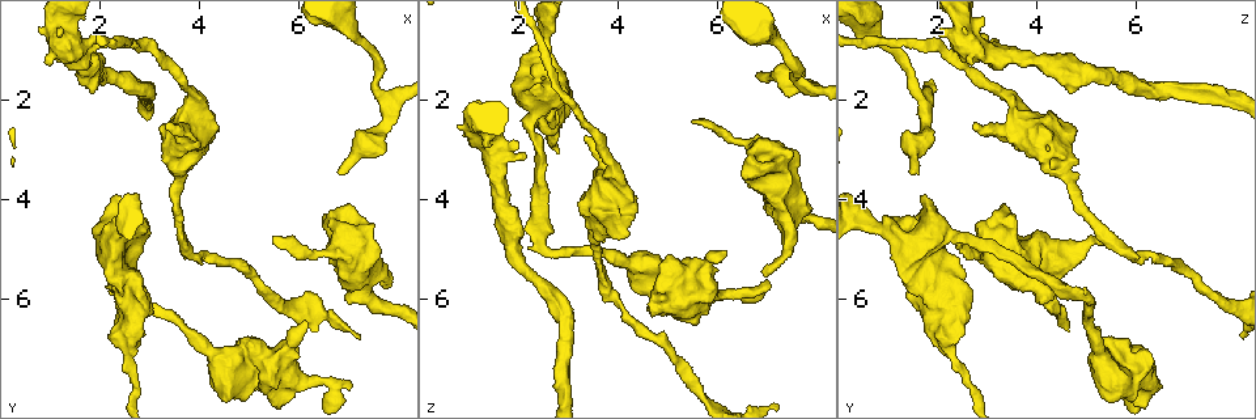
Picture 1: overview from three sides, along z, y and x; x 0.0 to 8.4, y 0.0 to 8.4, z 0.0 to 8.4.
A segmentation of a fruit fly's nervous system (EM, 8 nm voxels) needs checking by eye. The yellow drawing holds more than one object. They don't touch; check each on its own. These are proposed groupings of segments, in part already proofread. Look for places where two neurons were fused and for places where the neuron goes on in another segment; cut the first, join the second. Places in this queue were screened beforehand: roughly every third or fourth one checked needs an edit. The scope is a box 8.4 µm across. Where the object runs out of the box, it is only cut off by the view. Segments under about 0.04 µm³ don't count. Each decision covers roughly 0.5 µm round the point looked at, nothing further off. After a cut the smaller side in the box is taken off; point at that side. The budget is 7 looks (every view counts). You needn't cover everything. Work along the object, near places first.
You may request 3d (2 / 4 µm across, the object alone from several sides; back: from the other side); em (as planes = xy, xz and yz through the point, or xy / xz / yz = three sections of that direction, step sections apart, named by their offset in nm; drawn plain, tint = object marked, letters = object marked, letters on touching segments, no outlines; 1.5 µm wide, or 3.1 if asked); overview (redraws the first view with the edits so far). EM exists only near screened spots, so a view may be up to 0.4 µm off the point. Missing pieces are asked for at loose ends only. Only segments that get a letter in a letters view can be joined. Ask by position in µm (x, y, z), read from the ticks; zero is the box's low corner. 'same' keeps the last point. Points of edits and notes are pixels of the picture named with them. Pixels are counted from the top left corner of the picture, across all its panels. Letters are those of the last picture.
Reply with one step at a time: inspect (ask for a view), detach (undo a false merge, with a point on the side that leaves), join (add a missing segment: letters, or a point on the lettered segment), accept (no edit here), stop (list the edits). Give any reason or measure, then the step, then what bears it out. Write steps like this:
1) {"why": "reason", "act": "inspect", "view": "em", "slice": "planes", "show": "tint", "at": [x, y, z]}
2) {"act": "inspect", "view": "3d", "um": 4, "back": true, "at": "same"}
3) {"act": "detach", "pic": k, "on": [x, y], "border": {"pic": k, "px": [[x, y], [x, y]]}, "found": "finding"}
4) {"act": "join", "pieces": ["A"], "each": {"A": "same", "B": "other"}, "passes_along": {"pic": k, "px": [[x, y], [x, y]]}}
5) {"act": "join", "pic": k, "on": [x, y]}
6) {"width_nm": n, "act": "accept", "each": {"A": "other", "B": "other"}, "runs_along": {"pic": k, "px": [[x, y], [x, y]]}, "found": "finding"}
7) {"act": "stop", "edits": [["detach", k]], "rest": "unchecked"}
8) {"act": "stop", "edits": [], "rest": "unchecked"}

{"why": "branch stops here", "act": "inspect", "view": "3d", "um": 4, "at": [6.80, 3.45, 1.50]}

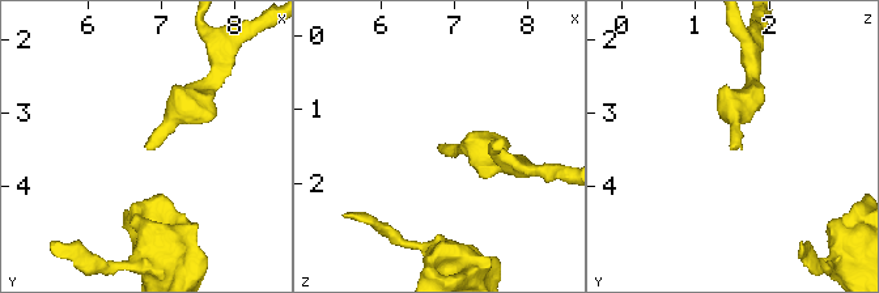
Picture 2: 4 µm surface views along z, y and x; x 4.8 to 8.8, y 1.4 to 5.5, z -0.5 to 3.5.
{"why": "now the EM", "act": "inspect", "view": "em", "slice": "planes", "show": "letters", "at": [6.75, 3.50, 1.45]}

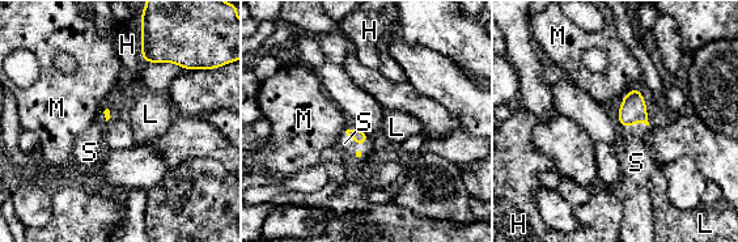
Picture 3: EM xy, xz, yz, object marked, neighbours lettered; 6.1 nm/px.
{"longest_contact_nm": ["S", 160], "act": "join", "pieces": ["S"], "each": {"H": "other", "L": "other", "M": "other", "S": "same"}, "passes_along": {"pic": 3, "px": [[359, 136], [356, 143], [344, 143]]}, "found": "it goes on there"}

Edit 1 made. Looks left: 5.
{"why": "redraw", "act": "inspect", "view": "overview"}

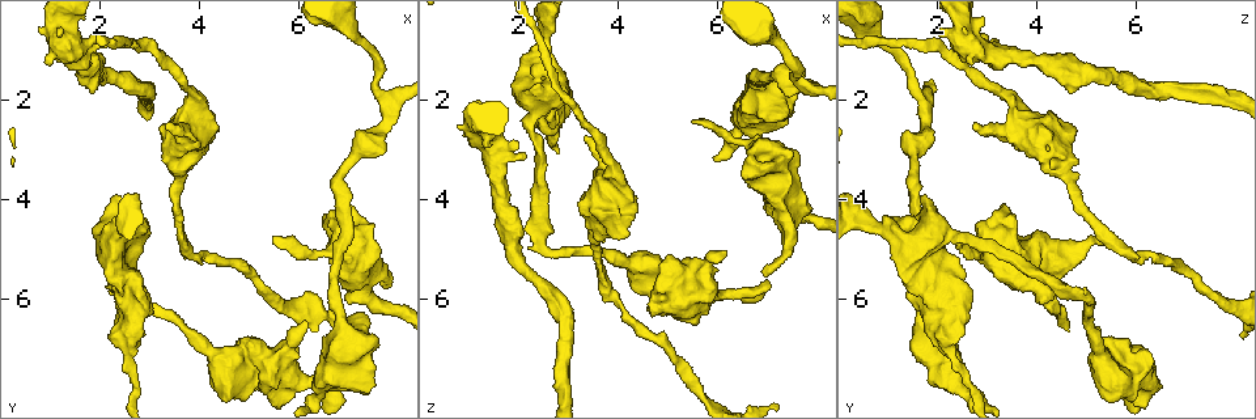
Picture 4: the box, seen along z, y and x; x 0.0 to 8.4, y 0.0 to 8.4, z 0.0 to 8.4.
{"why": "sharp bend", "act": "inspect", "view": "em", "slice": "yz", "step": 4, "show": "tint", "at": [7.80, 2.10, 1.75]}

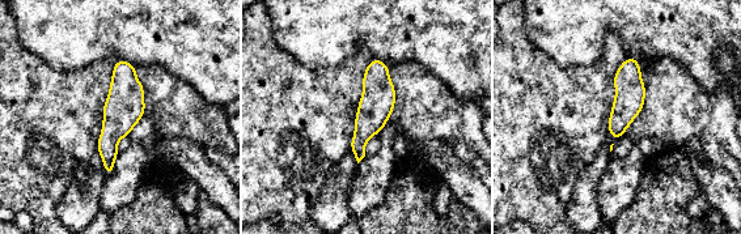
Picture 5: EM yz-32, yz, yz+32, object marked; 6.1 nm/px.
{"why": "cut it another way", "act": "inspect", "view": "em", "slice": "planes", "show": "letters", "at": "same"}

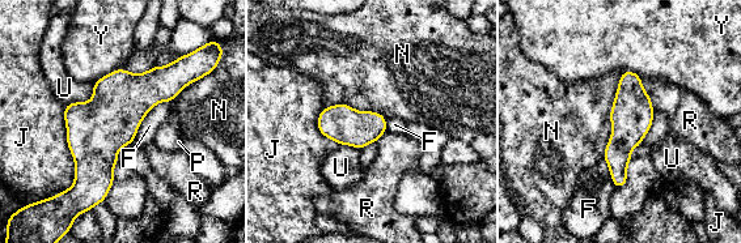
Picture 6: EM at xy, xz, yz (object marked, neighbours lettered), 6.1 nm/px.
{"width_nm": 240, "act": "accept", "each": {"F": "other", "J": "other", "N": "other", "P": "other", "R": "other", "U": "other", "Y": "other"}, "runs_along": {"pic": 6, "px": [[629, 73], [618, 184]]}, "found": "all the same neuron"}

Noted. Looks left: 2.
{"act": "stop", "edits": [["join", 3]], "rest": "unchecked"}

